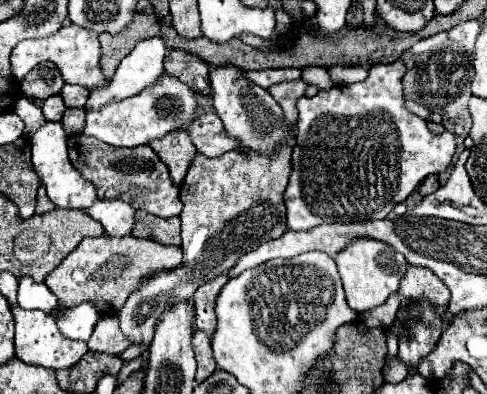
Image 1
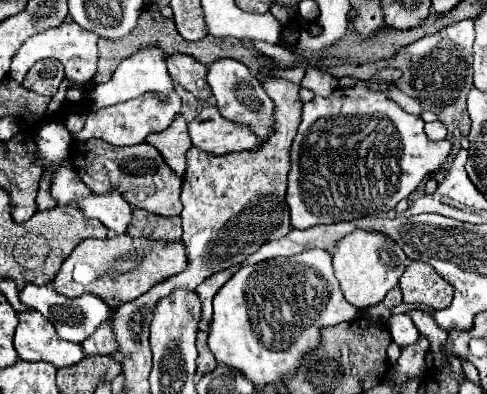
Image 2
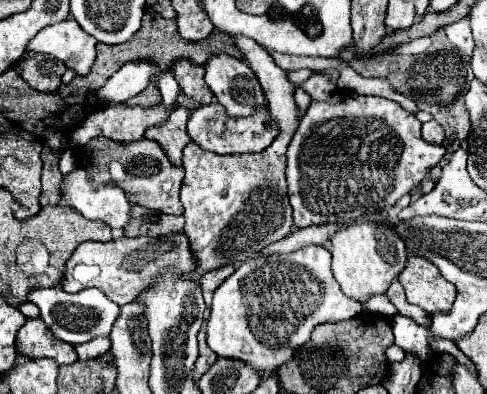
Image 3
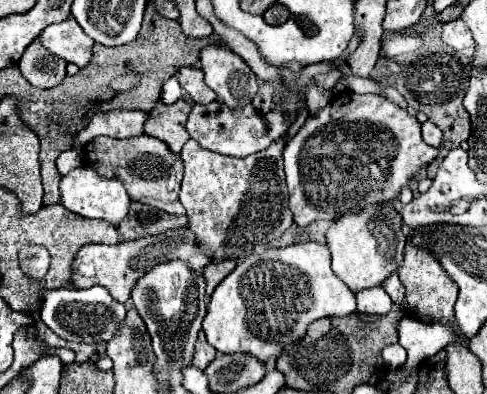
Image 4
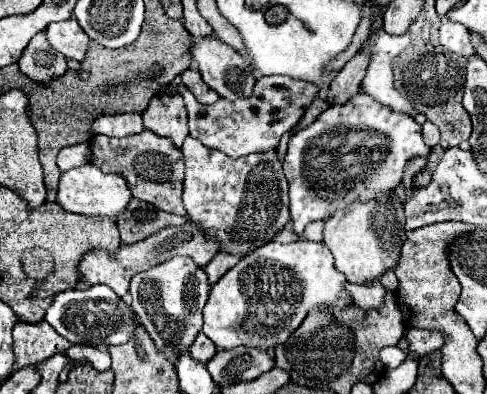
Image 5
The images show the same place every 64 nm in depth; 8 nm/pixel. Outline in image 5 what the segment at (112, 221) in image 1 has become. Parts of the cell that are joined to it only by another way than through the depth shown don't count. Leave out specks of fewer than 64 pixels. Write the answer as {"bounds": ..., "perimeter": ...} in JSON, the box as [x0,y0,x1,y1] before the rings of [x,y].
{"bounds":[58,164,132,220],"perimeter":[[[84,164],[74,170],[68,170],[60,176],[58,186],[58,204],[74,214],[84,216],[108,216],[116,220],[120,214],[124,214],[132,194],[128,192],[126,180],[120,174],[104,174],[94,164]]]}

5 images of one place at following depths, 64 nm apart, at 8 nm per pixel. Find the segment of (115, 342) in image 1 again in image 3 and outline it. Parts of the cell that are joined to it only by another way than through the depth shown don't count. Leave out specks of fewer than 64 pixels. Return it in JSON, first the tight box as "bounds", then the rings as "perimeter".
{"bounds":[74,336,110,361],"perimeter":[[[98,336],[90,342],[74,345],[80,361],[90,360],[90,358],[98,358],[102,354],[106,354],[110,350],[110,336]]]}

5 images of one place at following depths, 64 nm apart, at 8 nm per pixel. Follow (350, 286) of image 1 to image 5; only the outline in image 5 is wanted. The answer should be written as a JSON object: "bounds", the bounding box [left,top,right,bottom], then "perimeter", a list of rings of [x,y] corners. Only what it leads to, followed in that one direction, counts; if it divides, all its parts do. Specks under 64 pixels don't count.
{"bounds":[324,192,404,284],"perimeter":[[[382,192],[376,200],[338,210],[324,228],[324,244],[334,256],[334,266],[352,284],[374,282],[386,270],[392,270],[398,264],[404,240],[404,208],[394,192]]]}

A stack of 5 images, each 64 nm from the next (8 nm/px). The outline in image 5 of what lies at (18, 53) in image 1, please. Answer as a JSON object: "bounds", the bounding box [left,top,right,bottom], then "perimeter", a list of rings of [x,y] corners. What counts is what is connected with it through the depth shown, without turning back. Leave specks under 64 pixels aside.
{"bounds":[46,18,90,62],"perimeter":[[[70,18],[70,20],[64,20],[64,22],[52,22],[46,28],[46,36],[48,36],[50,46],[56,52],[60,52],[66,58],[72,58],[76,62],[84,60],[88,46],[90,46],[86,32],[80,28],[76,18]]]}

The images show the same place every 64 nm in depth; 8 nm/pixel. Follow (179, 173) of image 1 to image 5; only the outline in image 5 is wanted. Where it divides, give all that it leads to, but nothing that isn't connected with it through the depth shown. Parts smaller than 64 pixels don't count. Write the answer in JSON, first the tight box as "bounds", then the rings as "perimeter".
{"bounds":[142,94,188,148],"perimeter":[[[158,94],[150,100],[148,110],[142,114],[144,116],[144,128],[170,138],[176,148],[182,146],[184,138],[188,136],[188,124],[186,124],[186,106],[182,96],[168,96],[168,94]]]}

